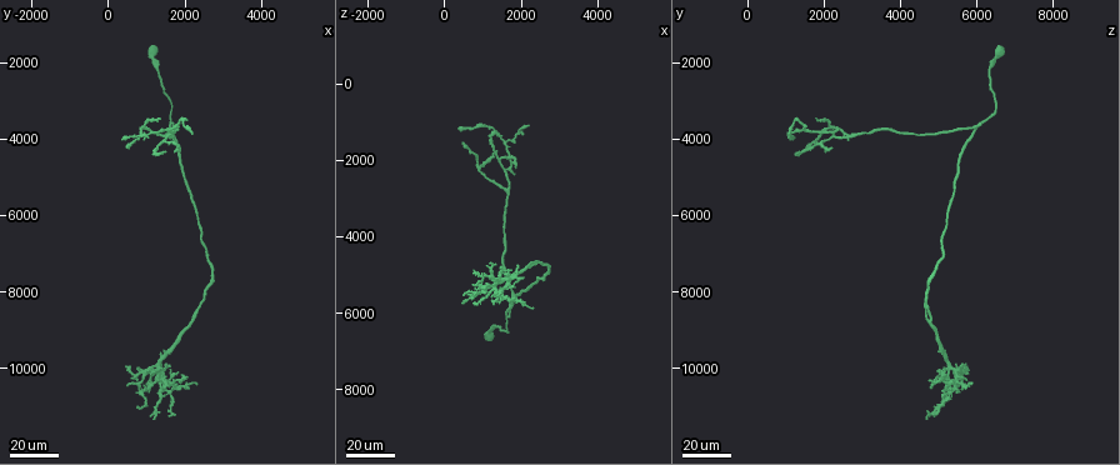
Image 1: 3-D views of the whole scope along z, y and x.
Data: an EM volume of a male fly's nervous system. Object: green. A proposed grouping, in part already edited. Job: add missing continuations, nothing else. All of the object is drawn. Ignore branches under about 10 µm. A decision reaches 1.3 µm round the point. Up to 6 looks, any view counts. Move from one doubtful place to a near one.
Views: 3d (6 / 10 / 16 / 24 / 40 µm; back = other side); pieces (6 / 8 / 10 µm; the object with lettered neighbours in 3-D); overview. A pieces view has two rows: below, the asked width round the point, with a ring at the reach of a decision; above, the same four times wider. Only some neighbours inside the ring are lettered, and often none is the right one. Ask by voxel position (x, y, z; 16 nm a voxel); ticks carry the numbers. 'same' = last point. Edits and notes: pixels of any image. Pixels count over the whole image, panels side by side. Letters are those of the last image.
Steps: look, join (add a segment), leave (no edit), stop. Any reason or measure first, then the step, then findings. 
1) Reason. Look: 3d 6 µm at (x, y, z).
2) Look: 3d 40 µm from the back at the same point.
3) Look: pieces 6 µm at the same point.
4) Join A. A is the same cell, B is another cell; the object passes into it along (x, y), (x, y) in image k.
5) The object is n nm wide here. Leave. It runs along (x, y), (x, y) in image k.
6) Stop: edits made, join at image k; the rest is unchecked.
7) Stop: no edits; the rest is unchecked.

End of a long branch. Look: 3d 24 µm at (400, 4200, 1500).

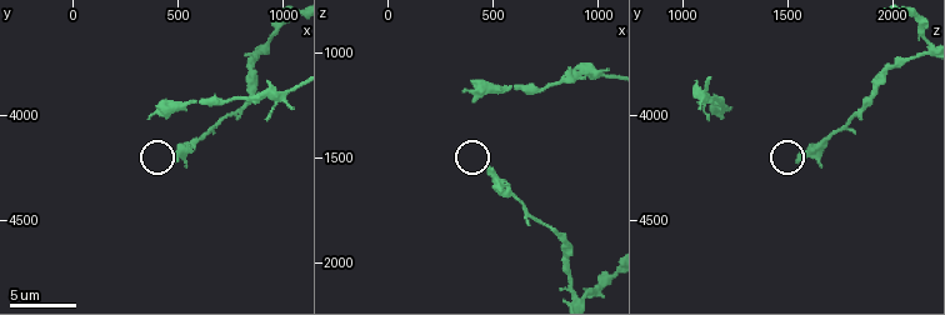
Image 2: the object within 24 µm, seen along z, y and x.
See the neighbours. Look: pieces 8 µm at (490, 4230, 1560).

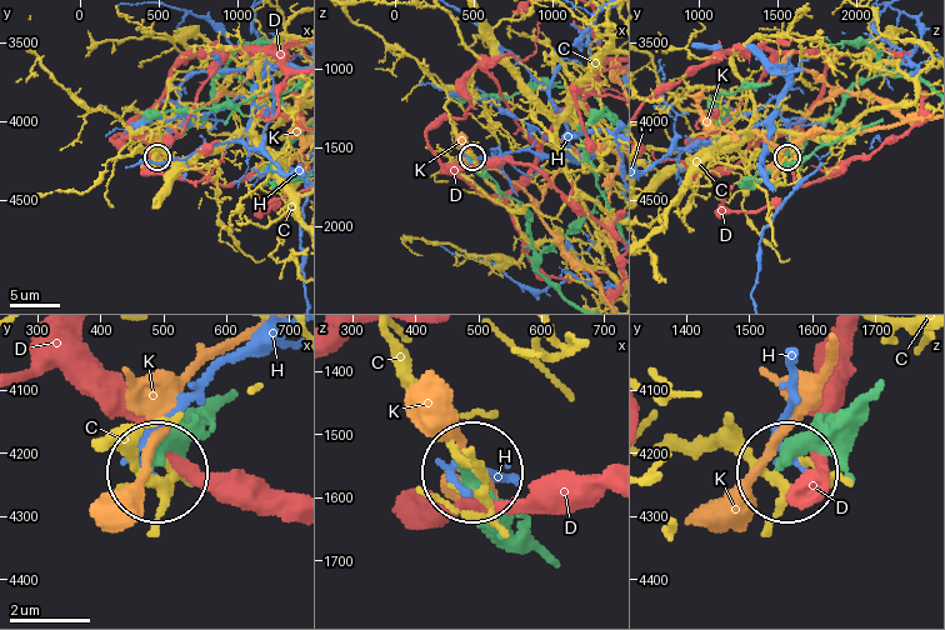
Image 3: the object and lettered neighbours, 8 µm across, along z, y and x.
Leave. C, D, H and K are other cells; no lettered segment goes on from it.

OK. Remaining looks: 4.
Thin end. Look: 3d 6 µm at (360, 4010, 1170).

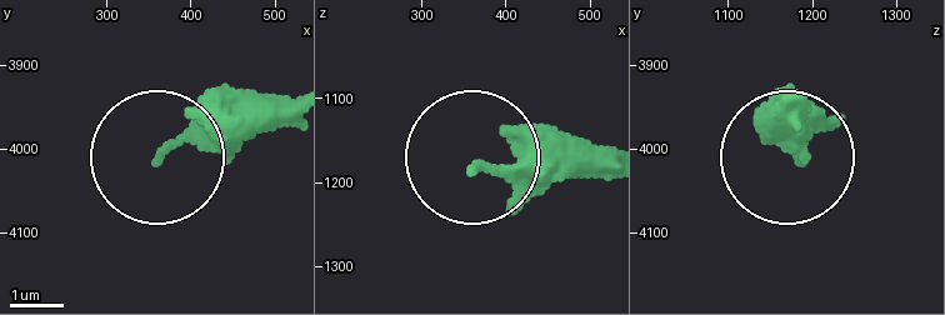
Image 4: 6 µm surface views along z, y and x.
Look: pieces 8 µm at (360, 4010, 1185).

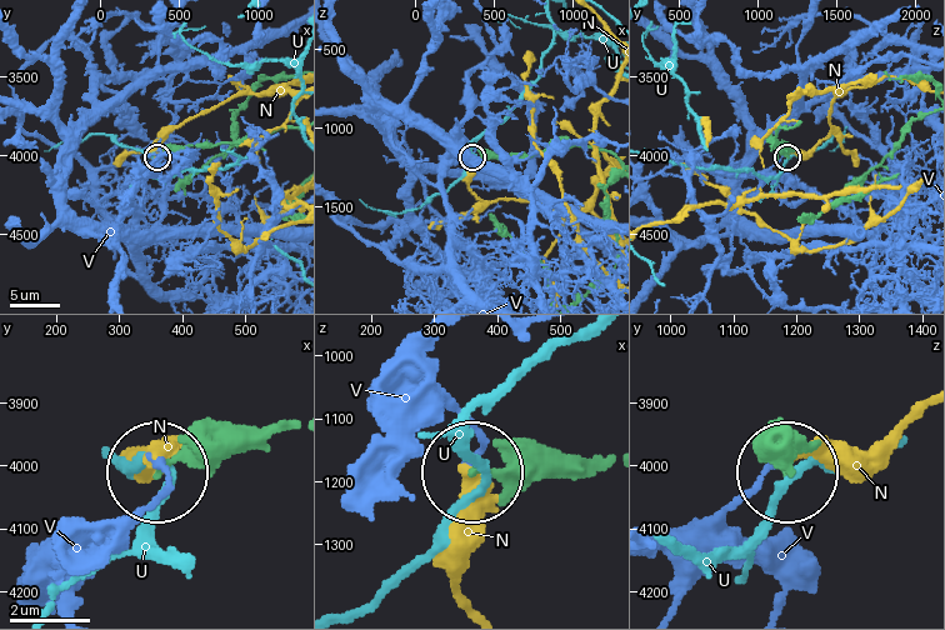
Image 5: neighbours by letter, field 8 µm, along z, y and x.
The object is 170 nm wide here. Leave. N, U and V are other cells; no lettered segment goes on from it.

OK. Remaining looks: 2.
Look: 3d 24 µm at (1800, 3800, 2350).

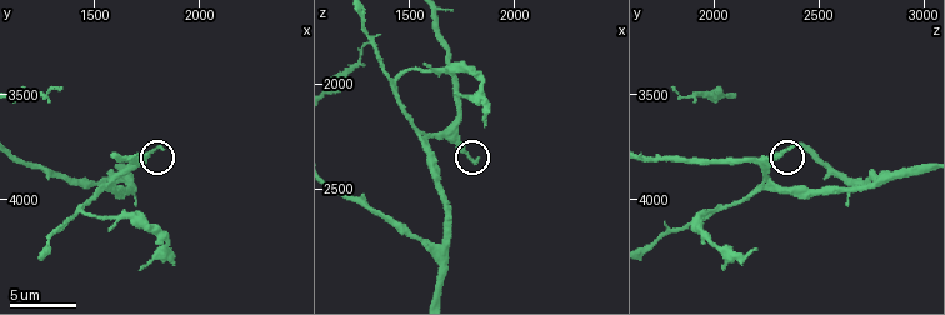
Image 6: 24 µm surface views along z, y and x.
What lies round it. Look: pieces 8 µm at (1810, 3760, 2370).

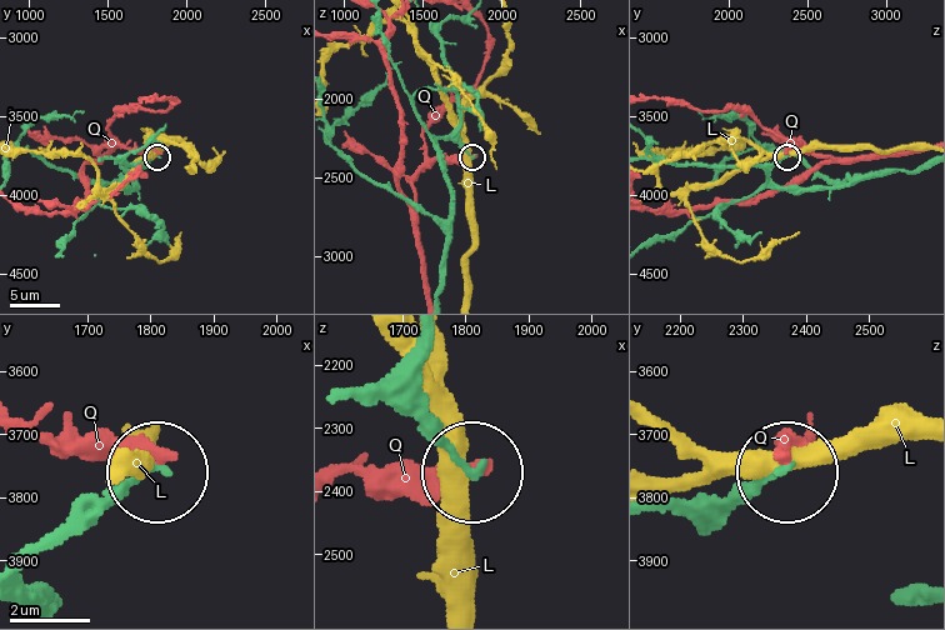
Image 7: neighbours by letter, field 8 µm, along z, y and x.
Leave. L and Q are other cells; it runs along (720, 523), (784, 476) in image 7; no lettered segment goes on from it.

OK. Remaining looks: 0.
Stop: no edits; the rest is unchecked.

